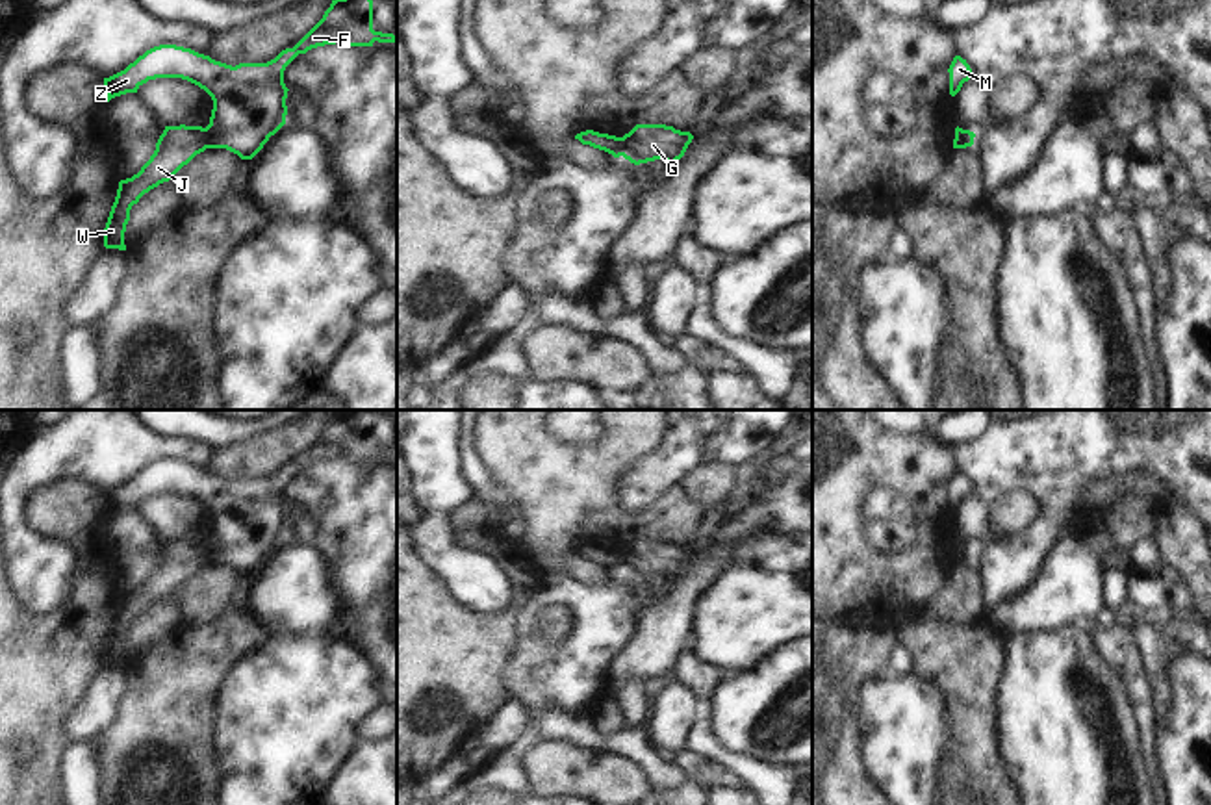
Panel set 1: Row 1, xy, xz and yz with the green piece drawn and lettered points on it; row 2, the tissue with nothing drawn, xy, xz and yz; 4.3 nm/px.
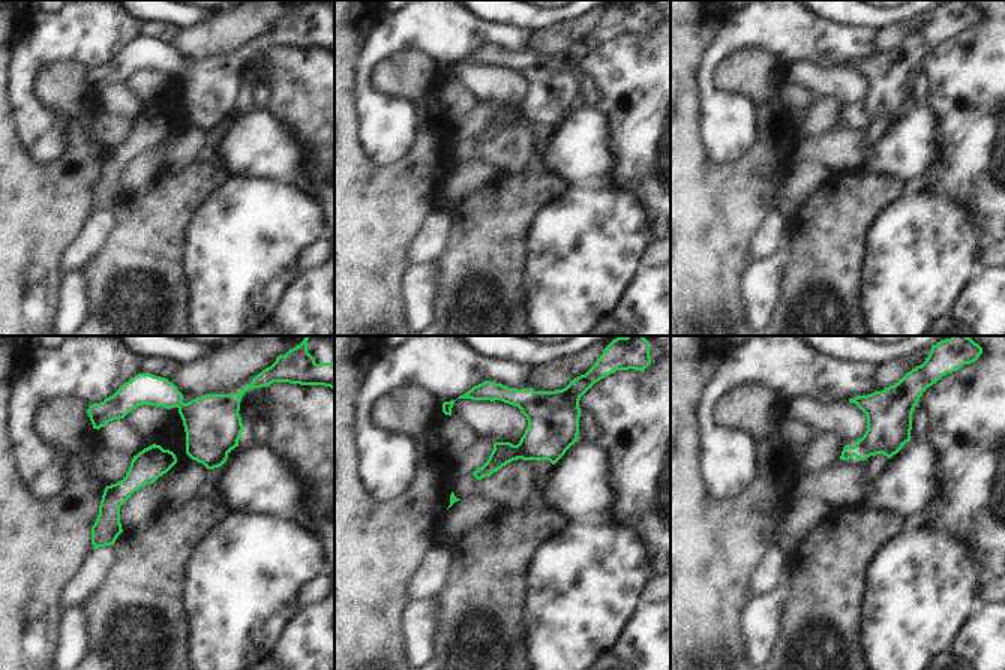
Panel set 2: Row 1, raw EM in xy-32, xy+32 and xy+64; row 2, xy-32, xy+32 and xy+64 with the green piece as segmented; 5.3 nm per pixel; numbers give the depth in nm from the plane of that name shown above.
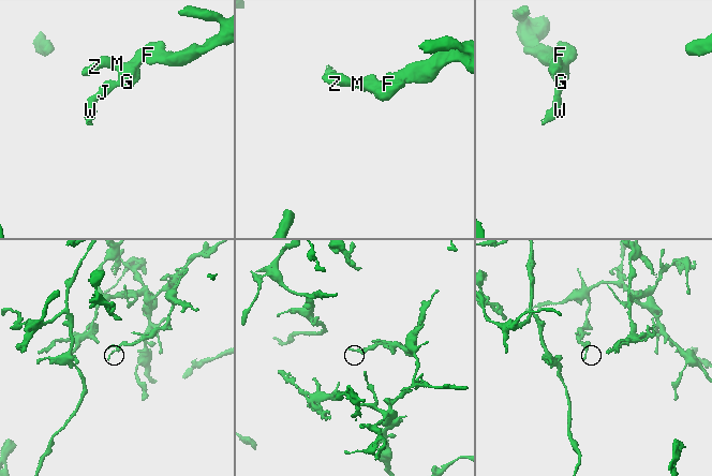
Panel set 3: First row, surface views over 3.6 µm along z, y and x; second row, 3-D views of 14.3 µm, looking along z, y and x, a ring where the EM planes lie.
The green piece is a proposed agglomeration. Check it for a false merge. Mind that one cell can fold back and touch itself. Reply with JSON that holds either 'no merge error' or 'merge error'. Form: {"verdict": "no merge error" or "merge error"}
{"verdict": "merge error"}

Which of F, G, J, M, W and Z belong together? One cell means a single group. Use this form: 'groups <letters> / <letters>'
groups F G M Z / J W

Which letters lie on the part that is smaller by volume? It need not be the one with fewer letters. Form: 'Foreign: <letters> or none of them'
Foreign: J, W

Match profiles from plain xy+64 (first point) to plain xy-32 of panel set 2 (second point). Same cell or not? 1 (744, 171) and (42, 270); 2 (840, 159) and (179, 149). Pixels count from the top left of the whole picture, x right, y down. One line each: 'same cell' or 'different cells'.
1: same cell
2: same cell

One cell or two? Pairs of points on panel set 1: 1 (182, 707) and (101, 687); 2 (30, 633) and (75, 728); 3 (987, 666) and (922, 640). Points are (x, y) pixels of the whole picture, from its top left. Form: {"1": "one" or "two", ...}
{"1": "two", "2": "two", "3": "one"}

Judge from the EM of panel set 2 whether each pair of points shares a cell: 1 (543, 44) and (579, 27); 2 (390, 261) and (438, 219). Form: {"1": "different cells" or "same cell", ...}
{"1": "same cell", "2": "different cells"}

